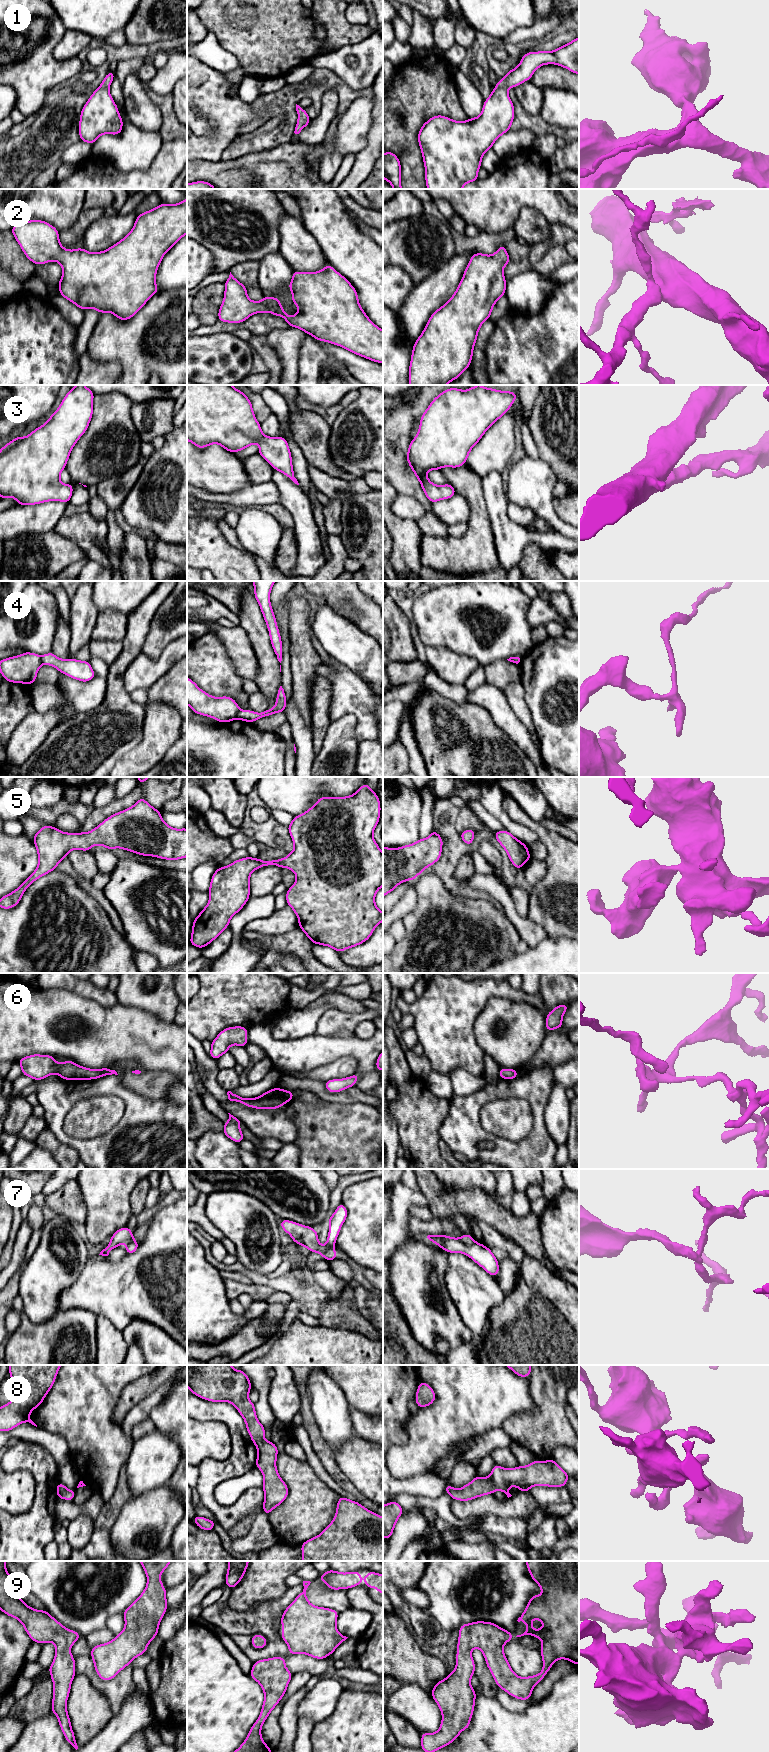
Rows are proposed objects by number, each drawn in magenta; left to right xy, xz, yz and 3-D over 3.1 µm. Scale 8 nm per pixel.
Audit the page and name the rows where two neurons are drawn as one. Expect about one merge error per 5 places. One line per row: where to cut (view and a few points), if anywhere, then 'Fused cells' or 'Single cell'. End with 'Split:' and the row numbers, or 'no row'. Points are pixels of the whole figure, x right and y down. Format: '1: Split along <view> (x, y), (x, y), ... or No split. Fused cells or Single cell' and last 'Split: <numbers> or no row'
1: No split. Single cell
2: No split. Single cell
3: No split. Single cell
4: Split along xz (240, 710), (236, 718). Fused cells
5: No split. Single cell
6: No split. Single cell
7: Split along yz (459, 1239), (466, 1245), (471, 1245), (474, 1242). Fused cells
8: No split. Single cell
9: No split. Single cell
Split: 4, 7

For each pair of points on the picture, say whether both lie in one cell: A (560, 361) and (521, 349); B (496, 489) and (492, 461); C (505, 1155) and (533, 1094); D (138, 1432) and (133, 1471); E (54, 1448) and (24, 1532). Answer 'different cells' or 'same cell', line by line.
A: same cell
B: different cells
C: same cell
D: different cells
E: different cells

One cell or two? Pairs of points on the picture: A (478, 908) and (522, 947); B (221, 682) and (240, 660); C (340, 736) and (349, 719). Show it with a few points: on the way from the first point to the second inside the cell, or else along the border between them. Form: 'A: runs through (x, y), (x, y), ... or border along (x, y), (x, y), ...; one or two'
A: border along (520, 939), (516, 945), (516, 952); two
B: border along (223, 645), (235, 671), (244, 679); two
C: runs through (341, 732), (347, 723); one

